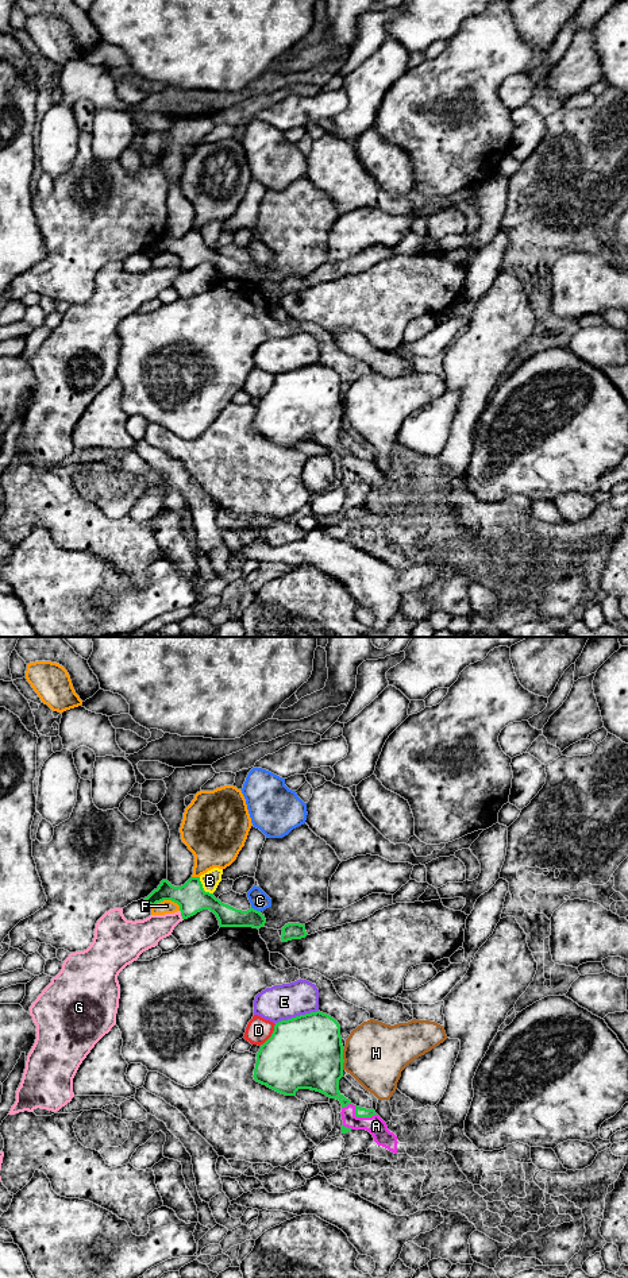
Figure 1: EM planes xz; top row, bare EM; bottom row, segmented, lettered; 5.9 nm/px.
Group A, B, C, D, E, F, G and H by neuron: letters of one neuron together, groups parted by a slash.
A / B / C / D / E / F / G / H

